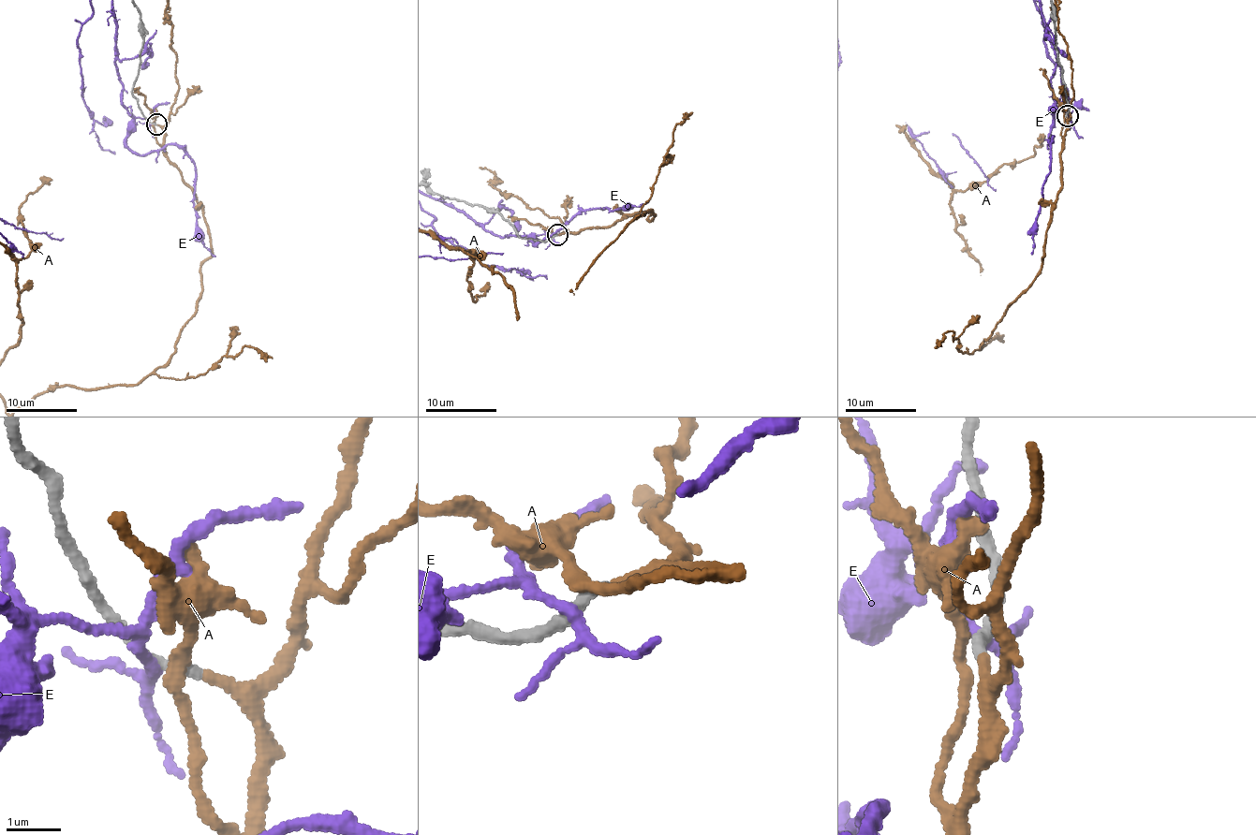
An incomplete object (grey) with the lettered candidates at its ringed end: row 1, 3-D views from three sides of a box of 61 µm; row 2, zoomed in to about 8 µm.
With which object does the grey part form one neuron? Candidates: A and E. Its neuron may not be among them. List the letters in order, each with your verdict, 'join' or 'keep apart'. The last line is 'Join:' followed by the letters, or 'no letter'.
A: join
E: keep apart
Join: A

